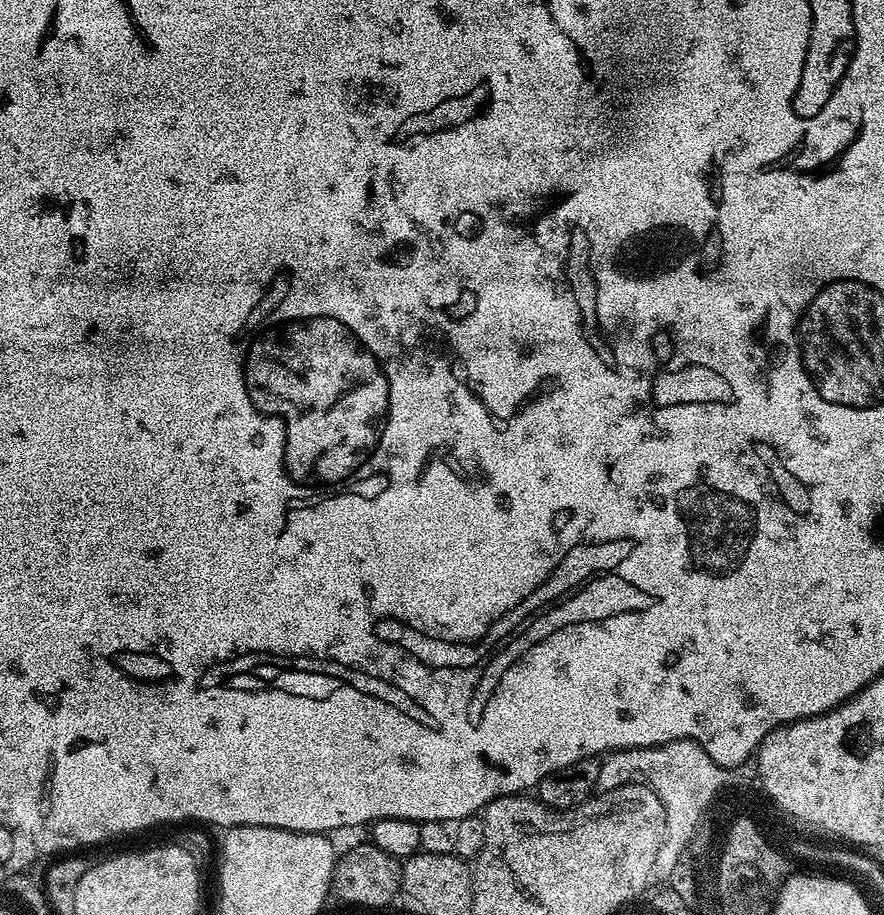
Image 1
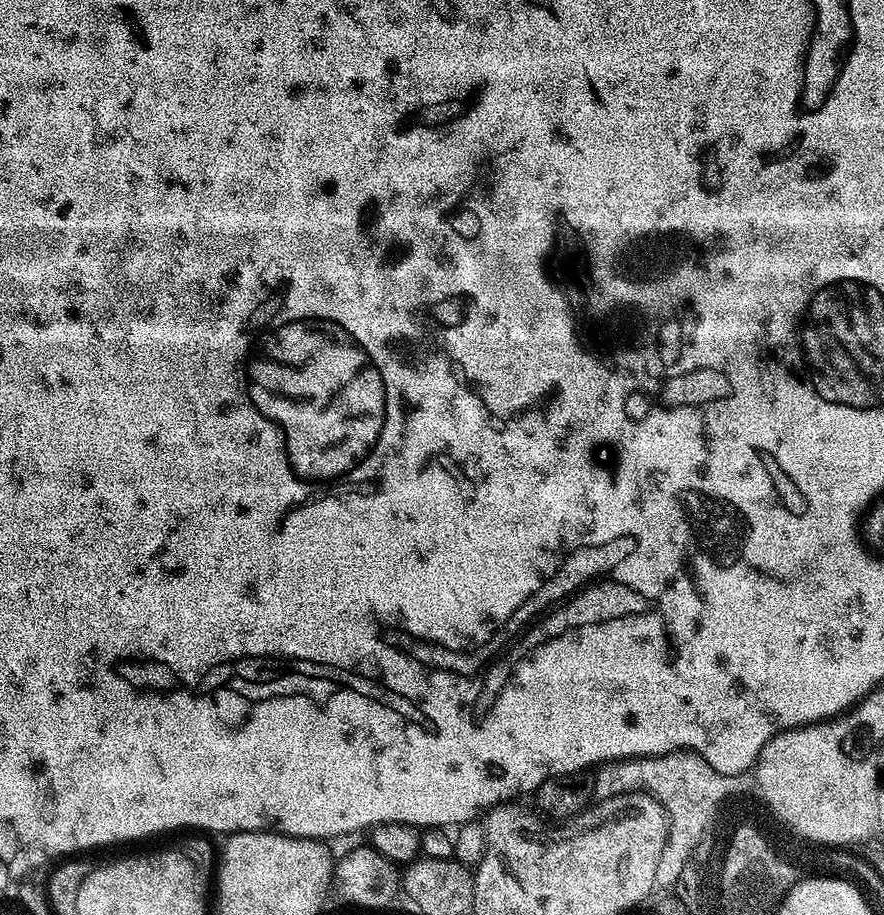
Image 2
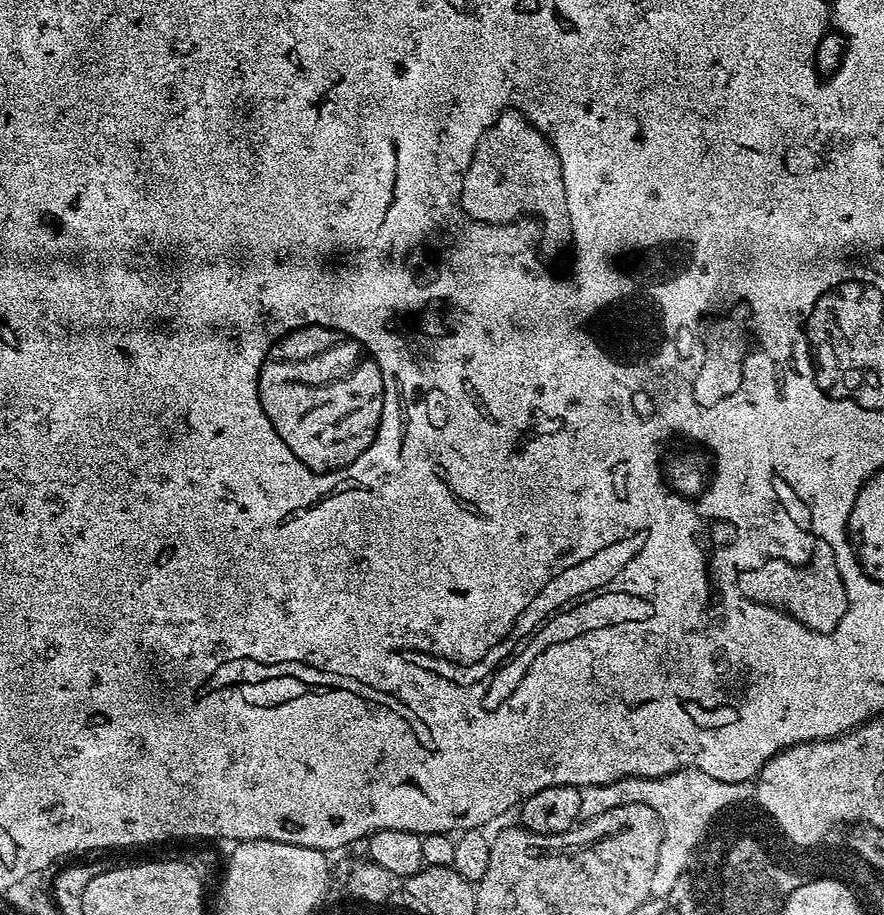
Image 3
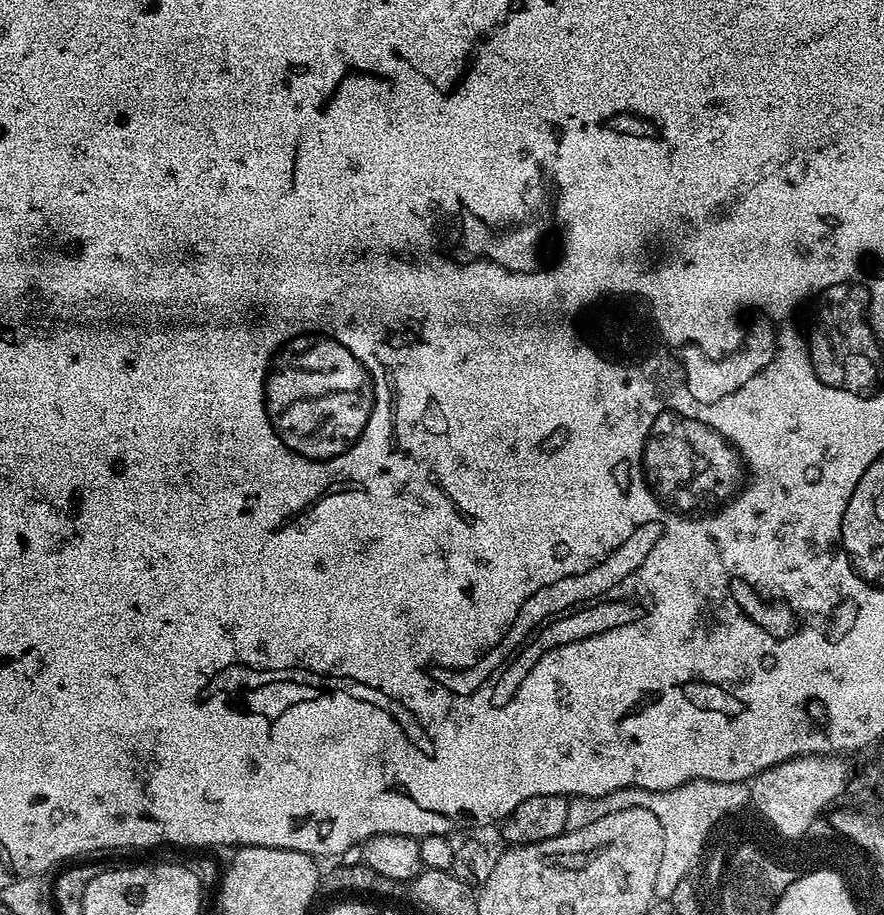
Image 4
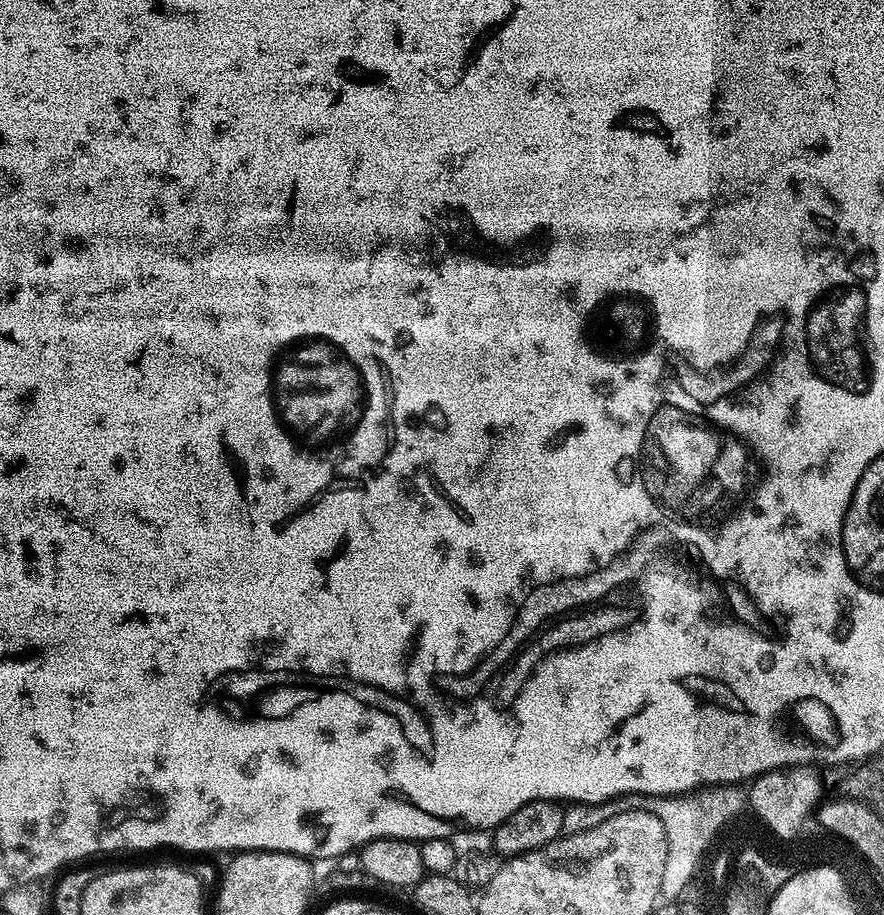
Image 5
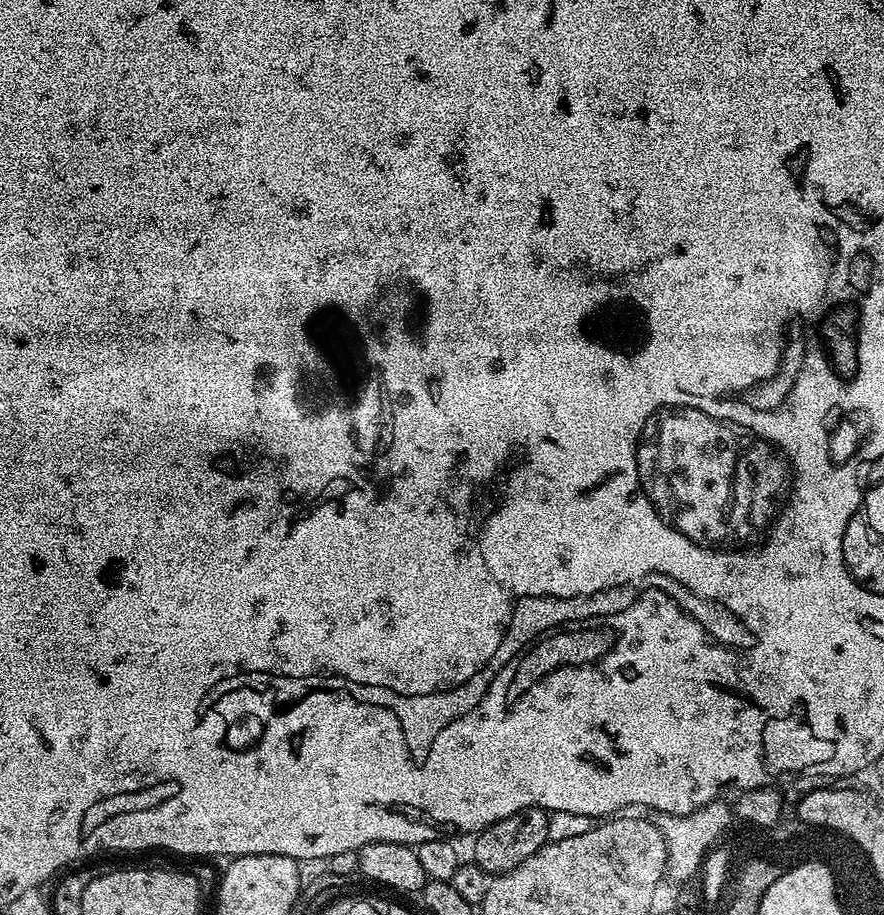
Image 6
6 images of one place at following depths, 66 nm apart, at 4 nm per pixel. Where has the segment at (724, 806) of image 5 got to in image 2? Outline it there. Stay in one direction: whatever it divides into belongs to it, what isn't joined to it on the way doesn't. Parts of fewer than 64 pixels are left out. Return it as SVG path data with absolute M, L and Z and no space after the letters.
M671 752L665 756L648 756L638 760L616 760L595 769L596 777L591 777L592 794L597 801L618 798L631 792L645 792L660 796L675 823L672 824L672 840L664 852L663 859L658 859L656 888L671 889L677 882L682 868L686 865L688 849L696 843L700 830L708 820L709 813L716 801L730 792L750 790L754 784L747 775L722 776L695 752Z

